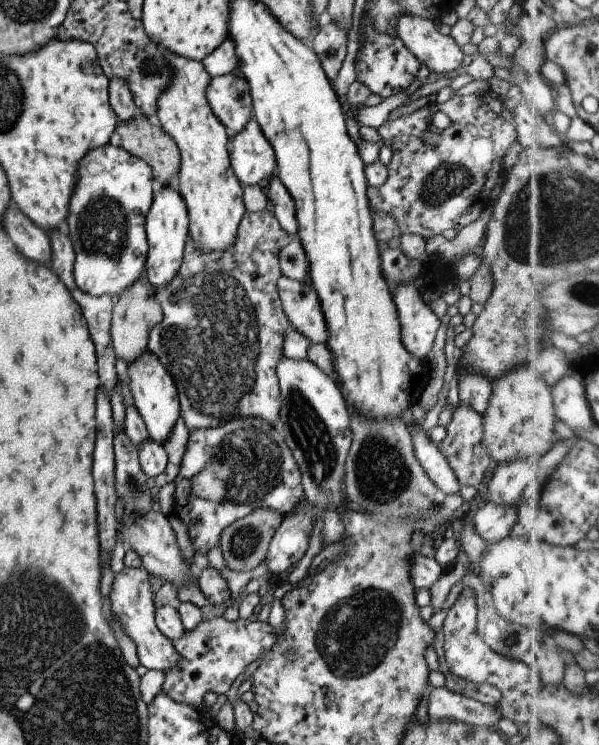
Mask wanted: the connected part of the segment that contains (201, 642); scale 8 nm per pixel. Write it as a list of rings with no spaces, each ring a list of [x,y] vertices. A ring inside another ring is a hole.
[[[262,614],[252,619],[238,618],[228,621],[223,616],[202,620],[196,628],[185,631],[178,640],[173,640],[176,652],[180,654],[178,664],[163,673],[162,692],[172,700],[198,709],[204,703],[208,692],[224,695],[232,686],[238,672],[244,670],[257,659],[264,658],[274,644],[278,644],[278,635]]]

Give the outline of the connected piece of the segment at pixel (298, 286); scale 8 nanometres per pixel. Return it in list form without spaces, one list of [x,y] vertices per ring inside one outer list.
[[[282,275],[277,282],[278,294],[284,314],[292,328],[301,332],[311,342],[326,345],[328,328],[322,312],[322,304],[307,279],[299,281]]]

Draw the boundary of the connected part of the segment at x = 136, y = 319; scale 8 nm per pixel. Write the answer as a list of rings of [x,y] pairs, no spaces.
[[[144,277],[136,280],[130,288],[126,288],[120,296],[114,300],[113,316],[111,320],[112,346],[117,358],[122,358],[126,364],[132,364],[148,350],[148,336],[150,330],[162,322],[162,307],[155,299],[156,289]]]

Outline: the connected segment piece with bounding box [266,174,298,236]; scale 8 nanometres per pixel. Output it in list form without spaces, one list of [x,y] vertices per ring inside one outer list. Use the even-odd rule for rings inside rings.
[[[276,174],[270,178],[270,184],[266,185],[270,209],[274,211],[276,220],[288,234],[297,236],[296,210],[294,210],[294,200],[290,198],[288,189]]]

